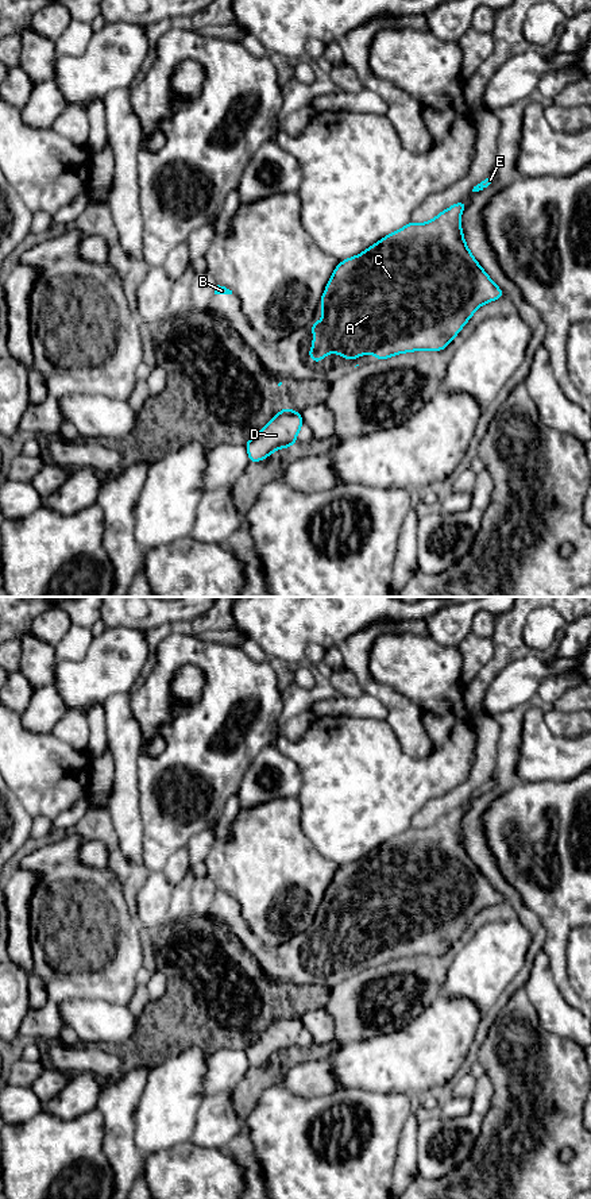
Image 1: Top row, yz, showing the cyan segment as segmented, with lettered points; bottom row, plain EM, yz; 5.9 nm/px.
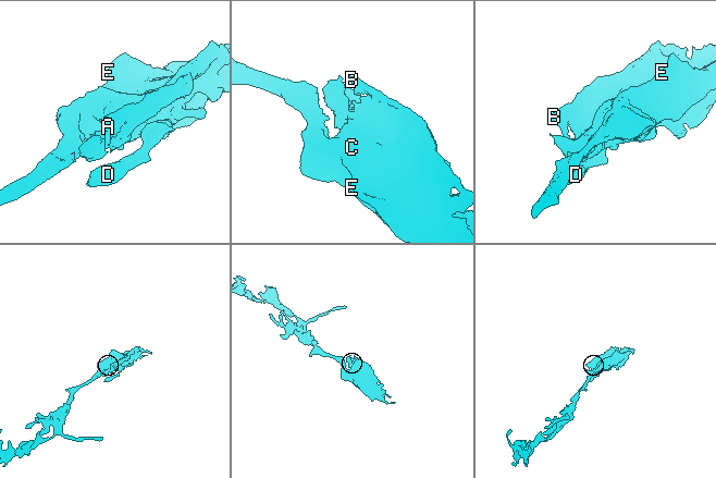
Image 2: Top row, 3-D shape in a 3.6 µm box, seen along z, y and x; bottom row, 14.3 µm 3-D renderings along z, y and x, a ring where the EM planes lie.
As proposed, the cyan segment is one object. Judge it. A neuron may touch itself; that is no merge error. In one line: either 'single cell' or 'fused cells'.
single cell

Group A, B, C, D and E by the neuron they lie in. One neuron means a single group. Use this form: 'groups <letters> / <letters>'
groups A B C D E

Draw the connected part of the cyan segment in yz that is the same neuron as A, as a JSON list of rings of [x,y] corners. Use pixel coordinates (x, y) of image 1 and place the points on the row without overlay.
[[[468,806],[453,809],[422,829],[410,826],[362,859],[340,867],[318,907],[322,925],[309,928],[313,953],[308,961],[320,968],[328,957],[339,957],[344,964],[375,959],[379,967],[418,955],[437,957],[452,947],[479,911],[505,902],[464,847],[460,822],[467,810]]]

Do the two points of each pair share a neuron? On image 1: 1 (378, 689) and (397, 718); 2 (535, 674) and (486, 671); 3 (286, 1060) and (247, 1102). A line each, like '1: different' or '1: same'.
1: same
2: different
3: same

